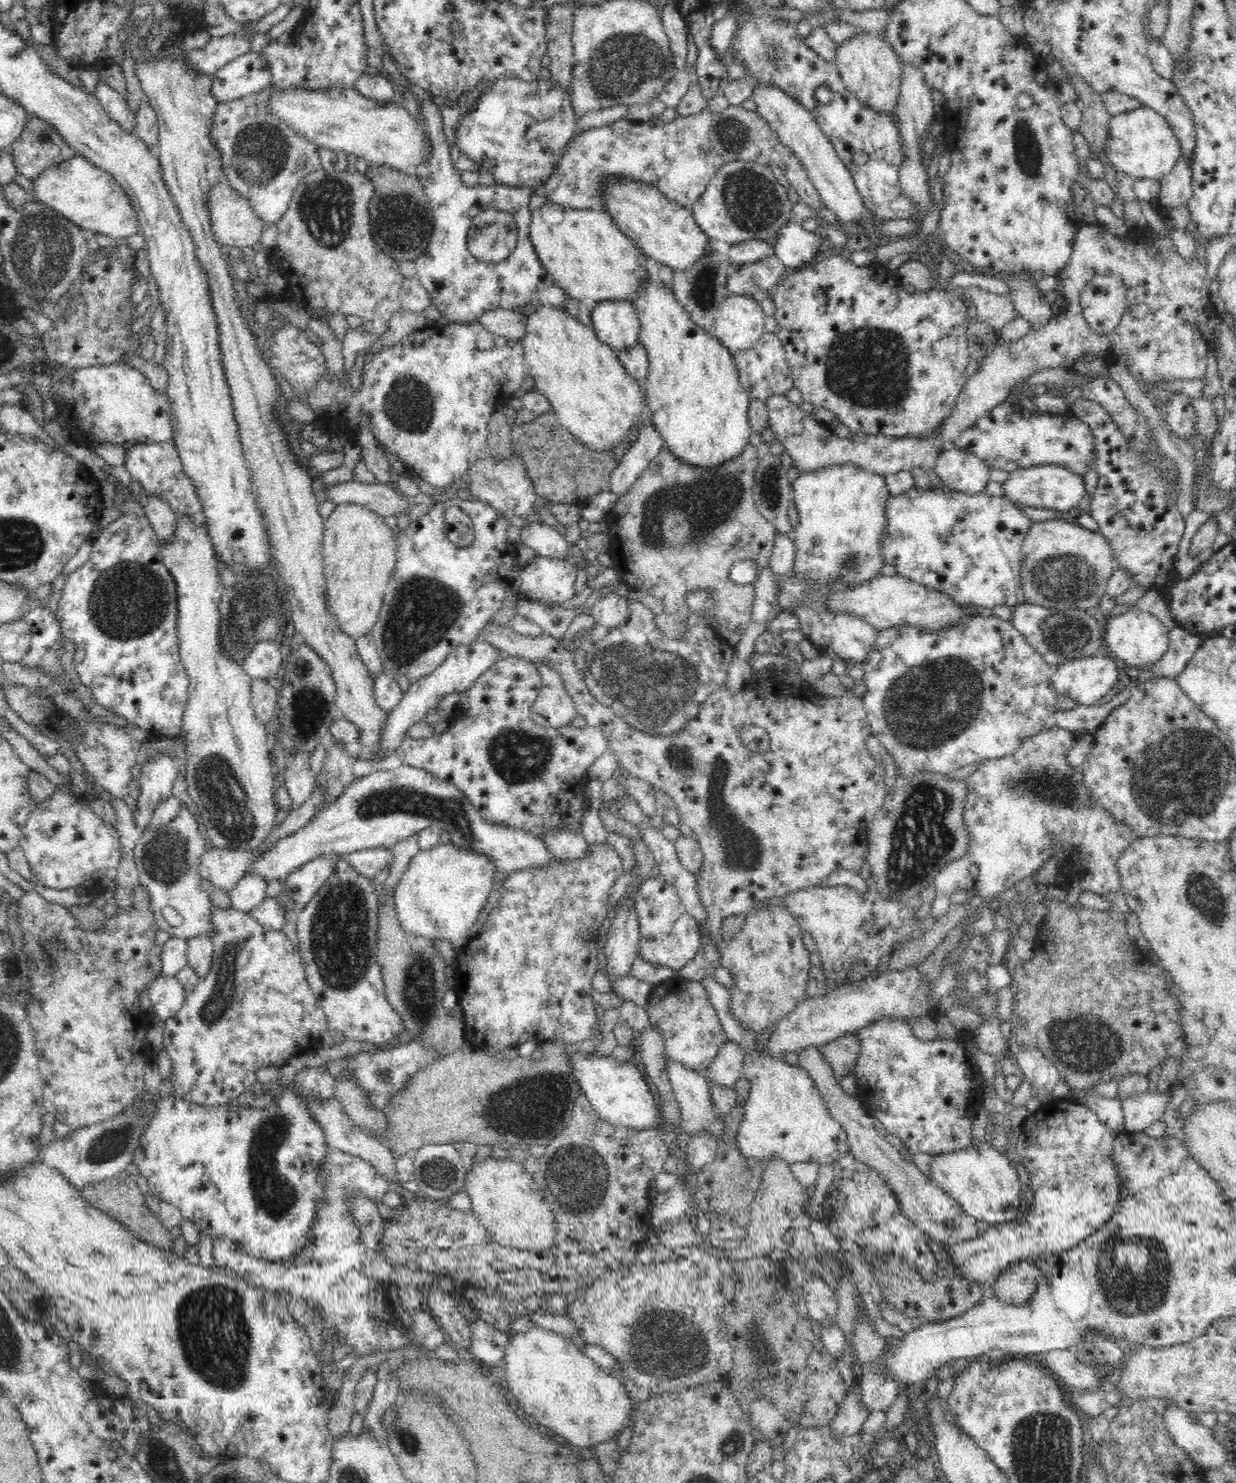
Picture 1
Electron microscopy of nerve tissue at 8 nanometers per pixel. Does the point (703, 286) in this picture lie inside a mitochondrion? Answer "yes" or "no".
yes

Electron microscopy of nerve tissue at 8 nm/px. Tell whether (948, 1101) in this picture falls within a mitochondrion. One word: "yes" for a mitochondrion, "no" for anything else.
no

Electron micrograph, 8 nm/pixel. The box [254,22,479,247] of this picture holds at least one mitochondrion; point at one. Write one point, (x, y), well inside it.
(403, 212)

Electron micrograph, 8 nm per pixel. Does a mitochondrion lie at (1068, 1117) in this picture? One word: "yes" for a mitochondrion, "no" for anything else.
no

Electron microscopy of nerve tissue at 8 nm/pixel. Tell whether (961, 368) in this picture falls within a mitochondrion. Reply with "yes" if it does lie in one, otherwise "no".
no

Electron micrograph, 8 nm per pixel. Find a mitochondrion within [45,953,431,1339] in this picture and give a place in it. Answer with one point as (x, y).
(274, 1195)

